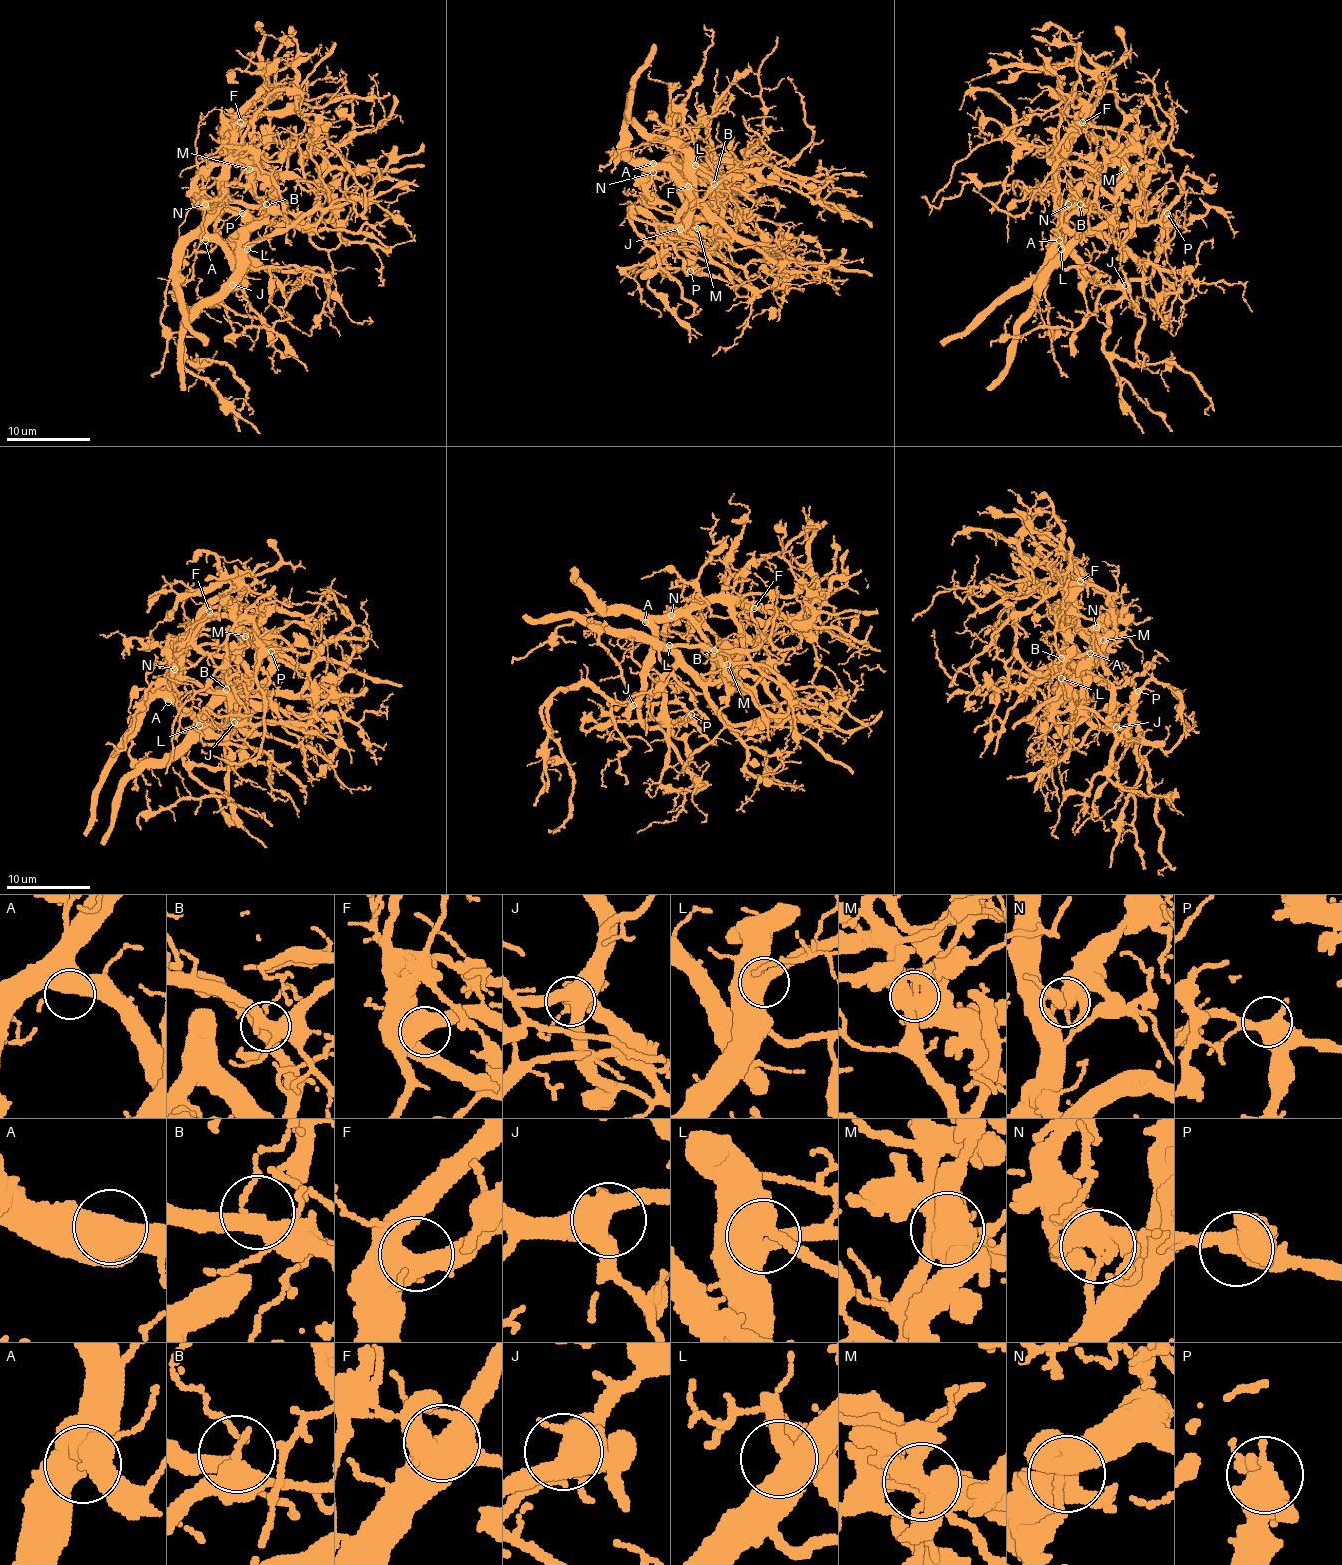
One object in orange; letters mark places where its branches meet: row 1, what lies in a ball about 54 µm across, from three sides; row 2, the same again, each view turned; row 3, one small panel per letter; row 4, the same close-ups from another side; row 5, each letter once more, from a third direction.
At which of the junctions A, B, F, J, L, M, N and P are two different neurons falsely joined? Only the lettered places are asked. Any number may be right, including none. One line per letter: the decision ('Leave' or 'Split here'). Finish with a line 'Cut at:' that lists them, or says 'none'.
A: Leave
B: Leave
F: Leave
J: Leave
L: Leave
M: Split here
N: Split here
P: Leave
Cut at: M, N

